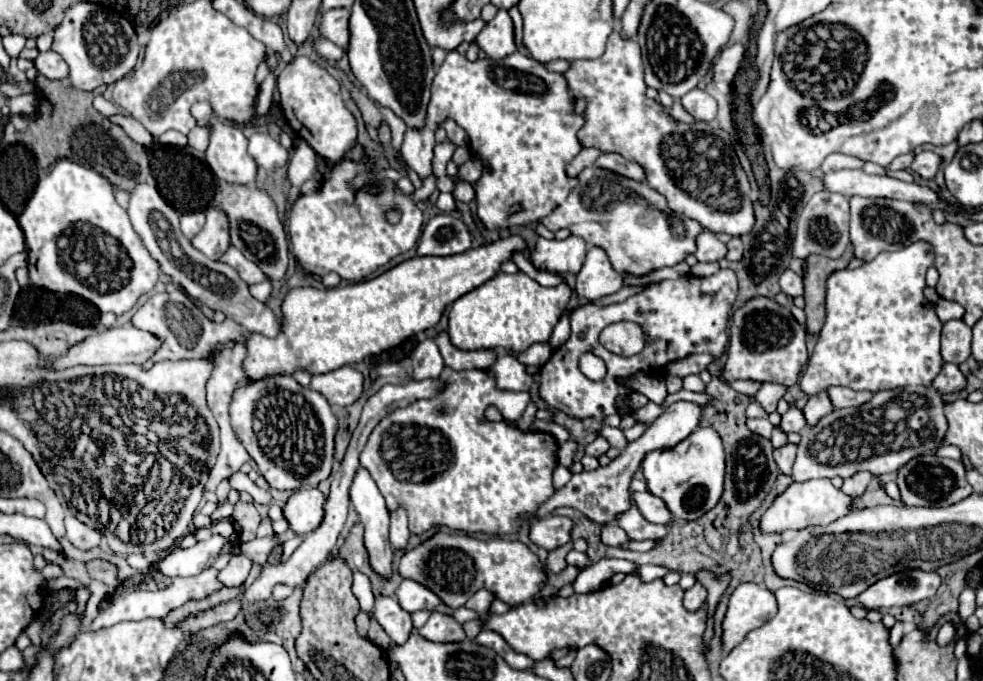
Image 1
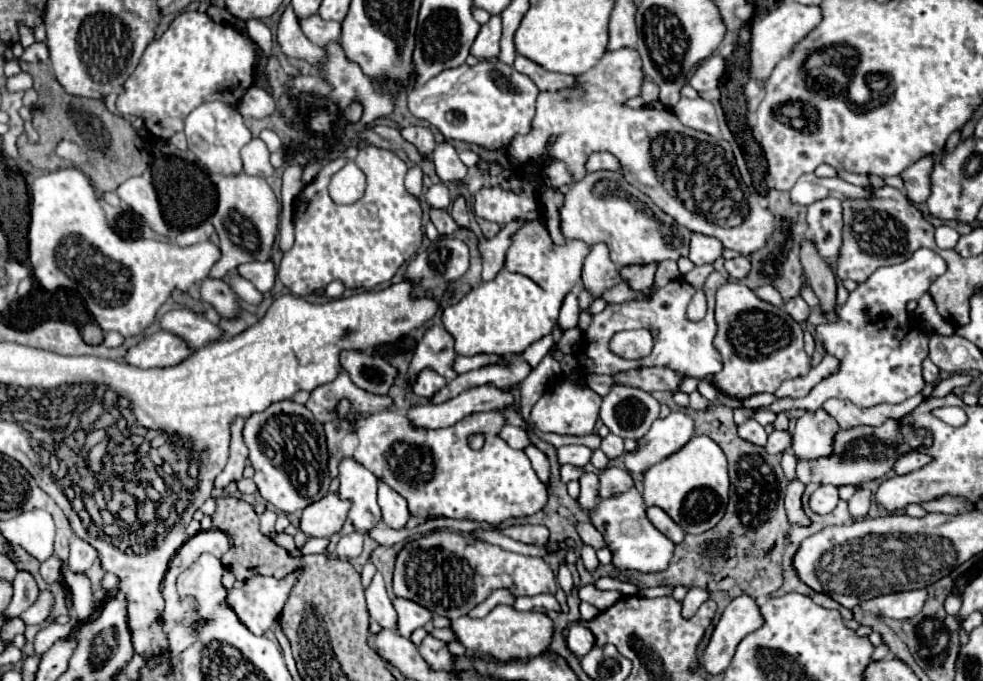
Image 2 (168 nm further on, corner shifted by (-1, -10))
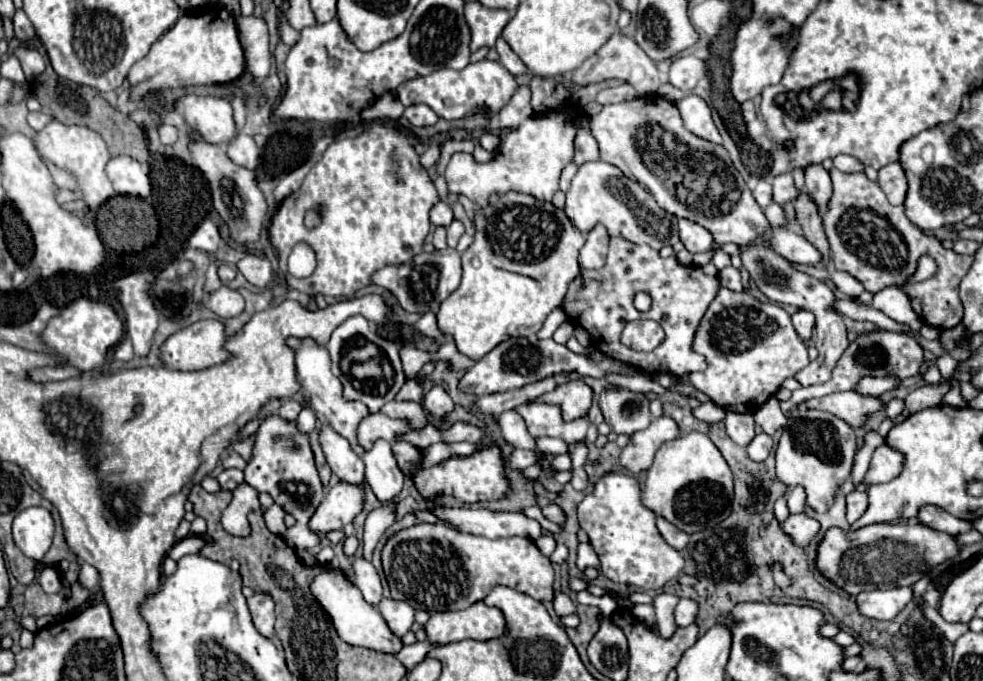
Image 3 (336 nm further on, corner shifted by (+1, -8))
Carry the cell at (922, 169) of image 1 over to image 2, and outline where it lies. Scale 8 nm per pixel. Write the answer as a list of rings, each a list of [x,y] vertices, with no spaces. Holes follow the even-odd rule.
[[[923,157],[921,161],[913,163],[909,169],[901,173],[905,181],[907,195],[913,203],[925,203],[929,199],[929,185],[931,185],[931,173],[933,173],[935,159]]]

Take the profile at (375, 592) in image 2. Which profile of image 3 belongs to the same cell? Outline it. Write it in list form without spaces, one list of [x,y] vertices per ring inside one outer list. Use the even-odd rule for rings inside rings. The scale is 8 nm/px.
[[[357,557],[353,559],[353,569],[355,569],[353,583],[361,589],[365,601],[371,605],[377,605],[381,601],[381,581],[375,567],[365,557]]]

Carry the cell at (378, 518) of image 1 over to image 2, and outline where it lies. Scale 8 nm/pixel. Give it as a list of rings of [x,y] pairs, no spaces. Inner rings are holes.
[[[343,459],[339,465],[341,489],[339,497],[351,503],[349,519],[355,529],[369,531],[381,523],[381,507],[377,505],[377,477],[355,459]]]

